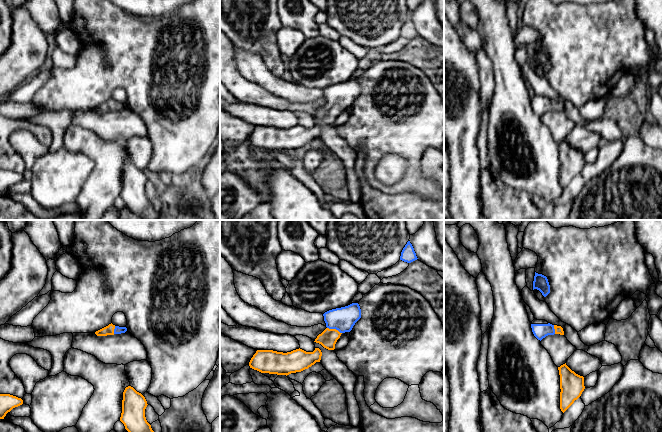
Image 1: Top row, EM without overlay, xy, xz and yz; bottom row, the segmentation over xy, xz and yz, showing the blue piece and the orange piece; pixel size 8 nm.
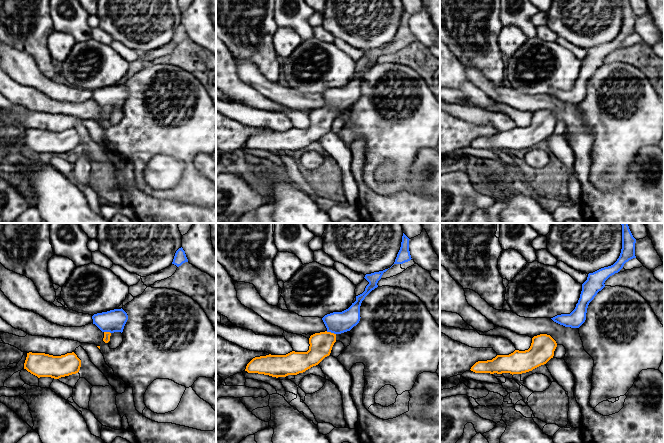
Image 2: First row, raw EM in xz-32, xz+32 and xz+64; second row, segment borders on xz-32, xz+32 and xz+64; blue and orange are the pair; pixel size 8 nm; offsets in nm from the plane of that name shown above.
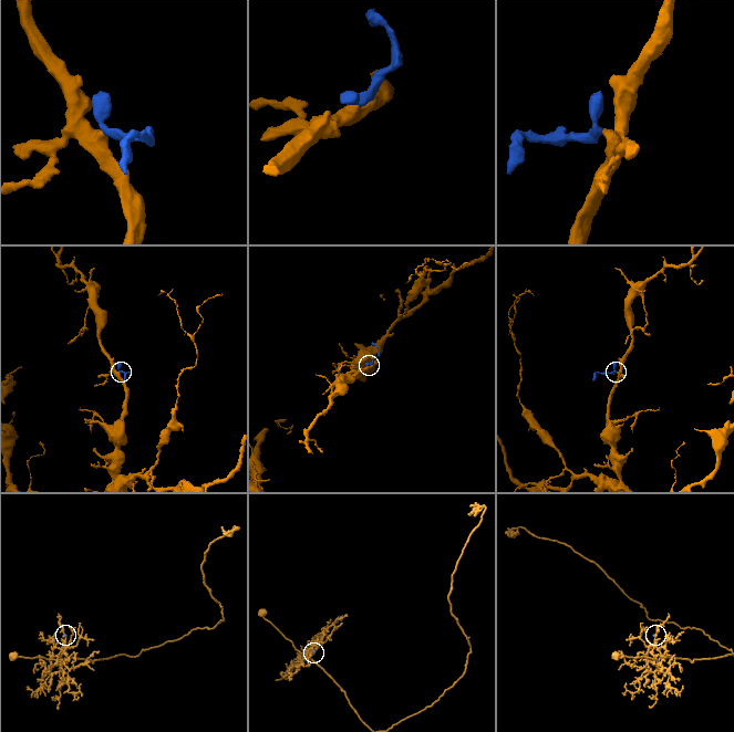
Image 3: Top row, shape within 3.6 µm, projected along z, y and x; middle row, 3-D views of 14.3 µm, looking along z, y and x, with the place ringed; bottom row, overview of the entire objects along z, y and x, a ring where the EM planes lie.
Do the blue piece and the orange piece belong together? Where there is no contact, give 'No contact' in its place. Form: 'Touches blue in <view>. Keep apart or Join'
Touches blue in xz. Join

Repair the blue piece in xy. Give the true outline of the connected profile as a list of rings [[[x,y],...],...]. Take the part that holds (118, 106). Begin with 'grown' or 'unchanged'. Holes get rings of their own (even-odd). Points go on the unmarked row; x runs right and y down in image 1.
grown; [[[111,99],[108,102],[96,107],[95,110],[97,112],[107,112],[107,111],[125,109],[126,107],[127,107],[126,103],[115,102]]]

